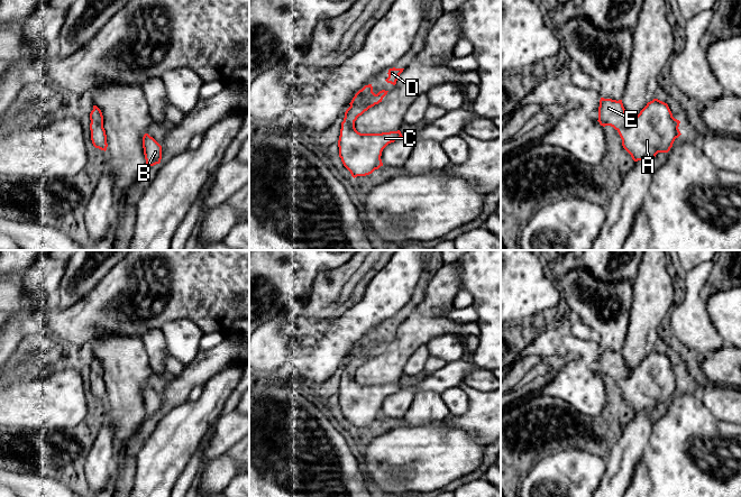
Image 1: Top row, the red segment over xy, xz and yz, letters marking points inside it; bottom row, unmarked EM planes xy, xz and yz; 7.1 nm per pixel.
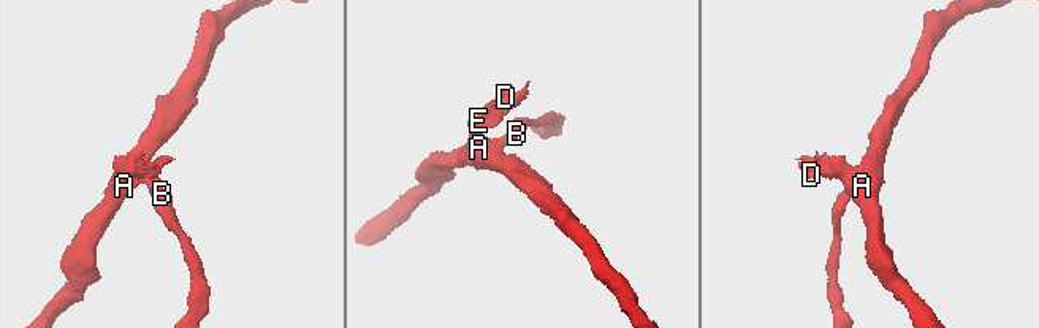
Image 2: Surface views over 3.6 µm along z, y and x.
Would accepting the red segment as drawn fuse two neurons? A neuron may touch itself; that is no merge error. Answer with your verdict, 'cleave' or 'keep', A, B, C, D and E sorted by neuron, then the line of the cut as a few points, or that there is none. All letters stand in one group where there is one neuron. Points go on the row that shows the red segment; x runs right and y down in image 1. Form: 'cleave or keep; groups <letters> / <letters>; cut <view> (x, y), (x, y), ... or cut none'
keep; groups A B C D E; cut none

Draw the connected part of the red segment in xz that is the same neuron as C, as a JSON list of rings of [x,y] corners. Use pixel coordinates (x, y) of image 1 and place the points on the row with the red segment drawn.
[[[372,84],[359,90],[345,112],[338,140],[339,157],[344,166],[355,178],[366,176],[383,166],[381,156],[383,149],[391,142],[400,139],[401,131],[382,134],[360,134],[355,128],[355,121],[369,108],[382,102],[388,91],[373,92]]]

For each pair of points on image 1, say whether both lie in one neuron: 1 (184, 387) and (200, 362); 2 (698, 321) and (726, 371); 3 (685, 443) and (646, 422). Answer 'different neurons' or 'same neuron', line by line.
1: same neuron
2: different neurons
3: different neurons

